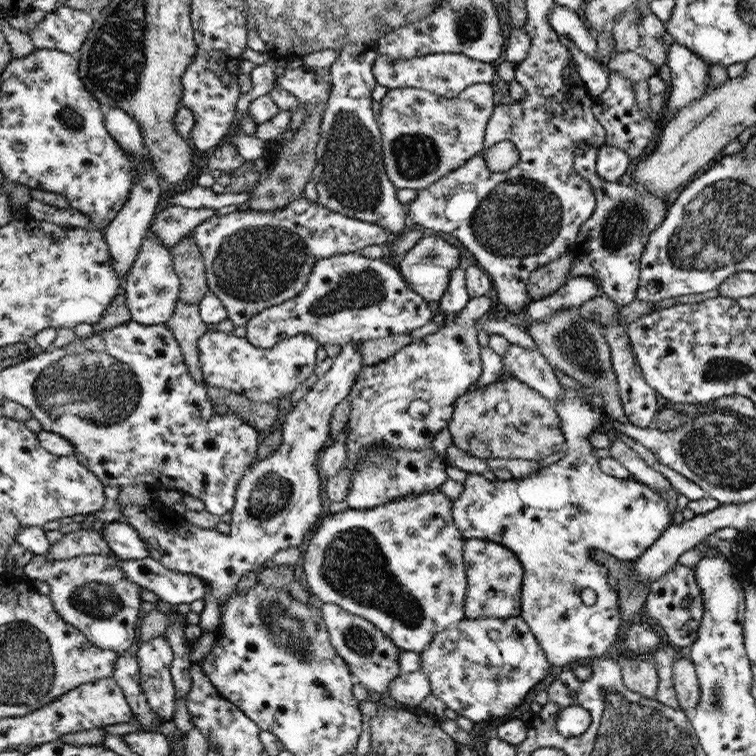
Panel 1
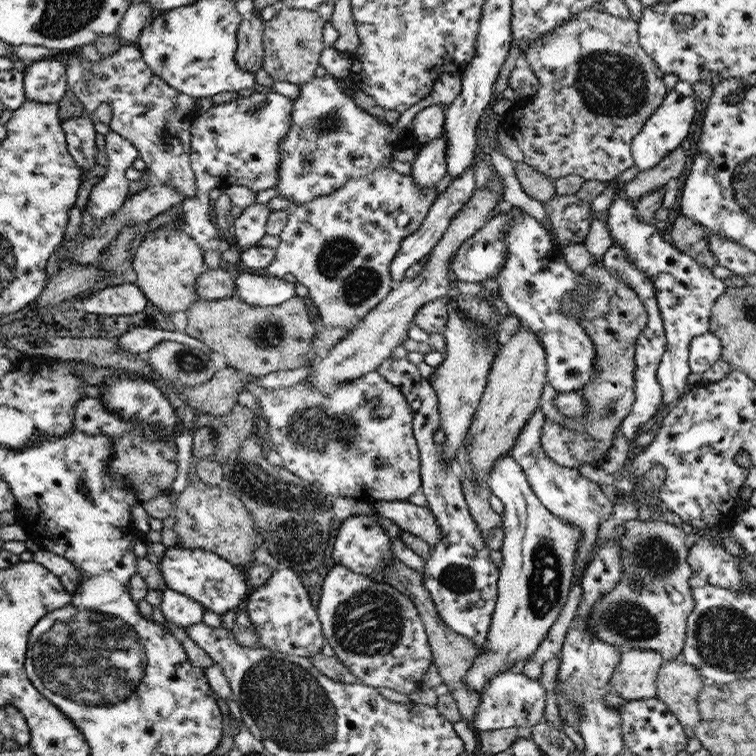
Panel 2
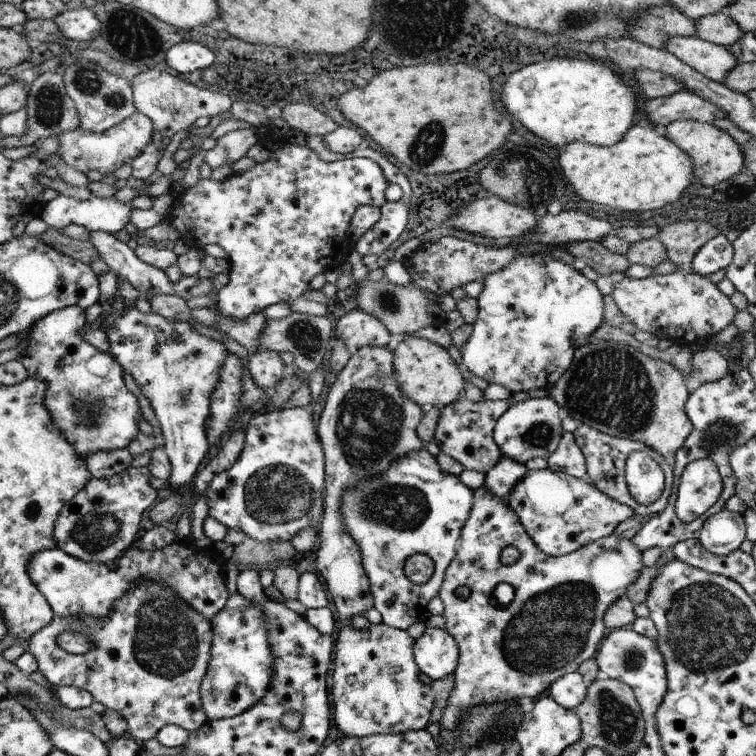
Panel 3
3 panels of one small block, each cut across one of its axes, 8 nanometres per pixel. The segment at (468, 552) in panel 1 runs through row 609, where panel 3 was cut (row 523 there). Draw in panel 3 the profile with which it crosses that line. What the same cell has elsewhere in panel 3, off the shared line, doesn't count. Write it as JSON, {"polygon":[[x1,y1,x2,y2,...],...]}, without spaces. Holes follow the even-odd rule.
{"polygon":[[484,486,474,489,472,509,462,528,456,557,446,570,439,593,444,603,446,632,454,638,459,649,454,690,439,722,443,747,454,754,461,748,455,742,455,736,459,735,455,730,461,714,469,707,477,707,481,703,502,703,513,698,533,702,546,695,558,678,577,672,580,664,594,658,606,637,605,611,616,600,625,597,630,584,640,577,645,568,642,554,630,539,612,534,591,541,575,552,548,557,535,546,504,499,491,495],[508,546,520,553,520,558,512,566,504,566,500,561,502,551],[500,583,508,583,514,588,514,600,509,604,500,604,494,596,494,590],[457,588,470,589,464,601,456,596]]}

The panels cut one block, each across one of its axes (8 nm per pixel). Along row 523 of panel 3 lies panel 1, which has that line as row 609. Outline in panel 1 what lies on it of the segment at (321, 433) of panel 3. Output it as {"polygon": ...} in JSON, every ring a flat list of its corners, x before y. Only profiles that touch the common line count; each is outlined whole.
{"polygon":[[325,603,321,609,325,626,329,632,330,642,338,655,346,662,355,682,362,684,368,691,385,695,394,682,403,674,399,666,401,650,390,638,386,637,368,620,345,612,333,603]]}

